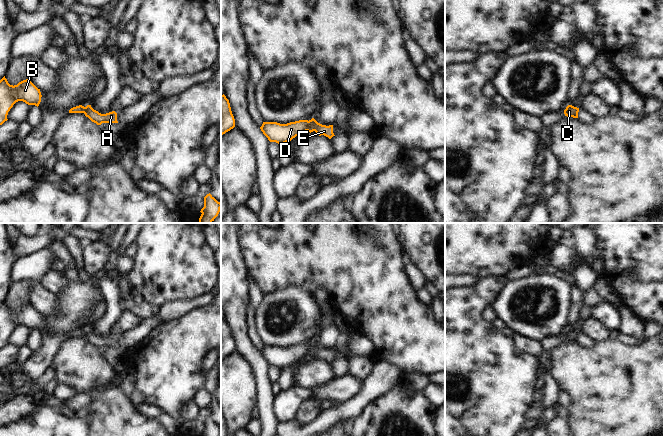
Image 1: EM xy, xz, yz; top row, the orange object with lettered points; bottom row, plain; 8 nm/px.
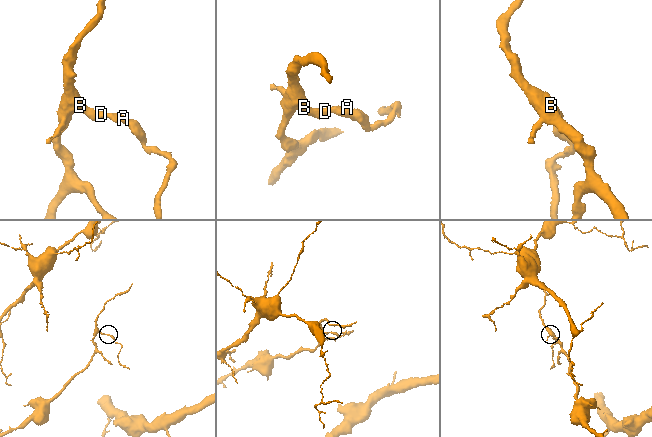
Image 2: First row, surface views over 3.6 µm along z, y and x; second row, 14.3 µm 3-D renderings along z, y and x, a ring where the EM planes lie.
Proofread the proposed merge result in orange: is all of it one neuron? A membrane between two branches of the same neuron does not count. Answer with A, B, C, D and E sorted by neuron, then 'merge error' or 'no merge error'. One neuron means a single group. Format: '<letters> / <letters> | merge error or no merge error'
A B C D E | no merge error

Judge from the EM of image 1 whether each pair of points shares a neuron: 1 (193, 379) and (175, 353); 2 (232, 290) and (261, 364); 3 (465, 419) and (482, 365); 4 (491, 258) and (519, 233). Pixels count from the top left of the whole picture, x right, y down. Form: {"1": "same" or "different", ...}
{"1": "same", "2": "same", "3": "same", "4": "same"}

